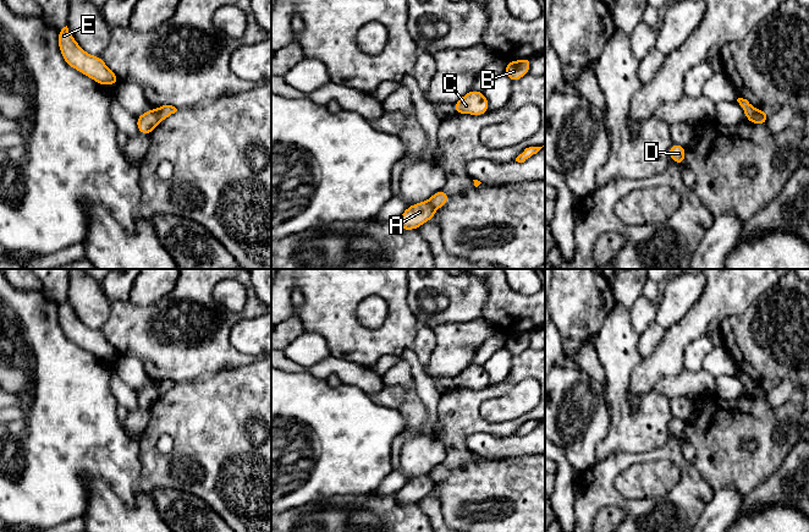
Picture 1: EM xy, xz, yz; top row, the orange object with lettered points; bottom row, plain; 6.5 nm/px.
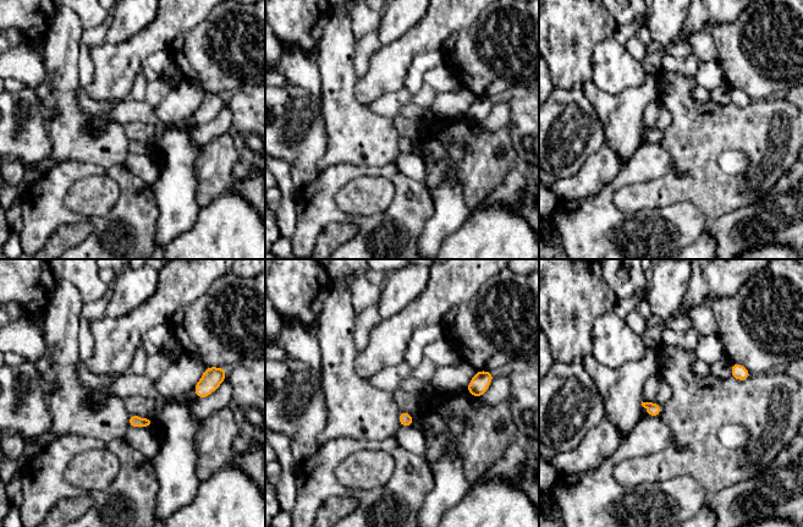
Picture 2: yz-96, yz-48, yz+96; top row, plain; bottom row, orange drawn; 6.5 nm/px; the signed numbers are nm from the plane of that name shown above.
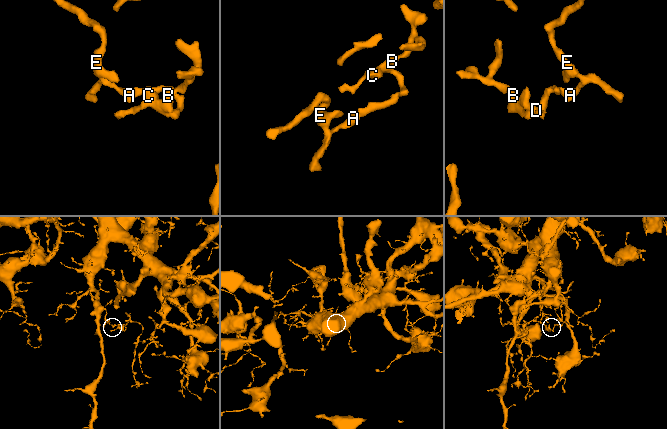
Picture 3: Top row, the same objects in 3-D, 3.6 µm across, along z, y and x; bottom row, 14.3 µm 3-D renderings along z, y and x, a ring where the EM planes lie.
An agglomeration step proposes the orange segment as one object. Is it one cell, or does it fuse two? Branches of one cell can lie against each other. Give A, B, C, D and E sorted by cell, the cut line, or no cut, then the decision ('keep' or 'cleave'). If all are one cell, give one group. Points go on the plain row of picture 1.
groups A E / B C D; cut xy (154, 383), (160, 394); cleave

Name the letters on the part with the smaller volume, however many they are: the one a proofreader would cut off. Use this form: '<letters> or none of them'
B, C, D

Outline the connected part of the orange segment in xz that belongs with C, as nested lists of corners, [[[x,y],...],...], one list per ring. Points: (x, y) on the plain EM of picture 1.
[[[469,364],[464,371],[453,378],[457,389],[470,388],[480,390],[489,385],[489,375],[483,366]]]

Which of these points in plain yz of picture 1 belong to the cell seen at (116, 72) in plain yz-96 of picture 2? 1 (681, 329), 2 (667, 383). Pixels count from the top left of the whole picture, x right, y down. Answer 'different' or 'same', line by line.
1: same
2: different

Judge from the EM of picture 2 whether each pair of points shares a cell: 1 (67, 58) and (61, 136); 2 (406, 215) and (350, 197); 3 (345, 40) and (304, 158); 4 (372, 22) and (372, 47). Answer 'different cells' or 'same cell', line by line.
1: same cell
2: different cells
3: different cells
4: different cells

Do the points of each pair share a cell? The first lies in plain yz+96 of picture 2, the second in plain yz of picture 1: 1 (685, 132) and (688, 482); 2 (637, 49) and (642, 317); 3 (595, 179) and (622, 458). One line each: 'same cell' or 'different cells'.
1: different cells
2: same cell
3: different cells

